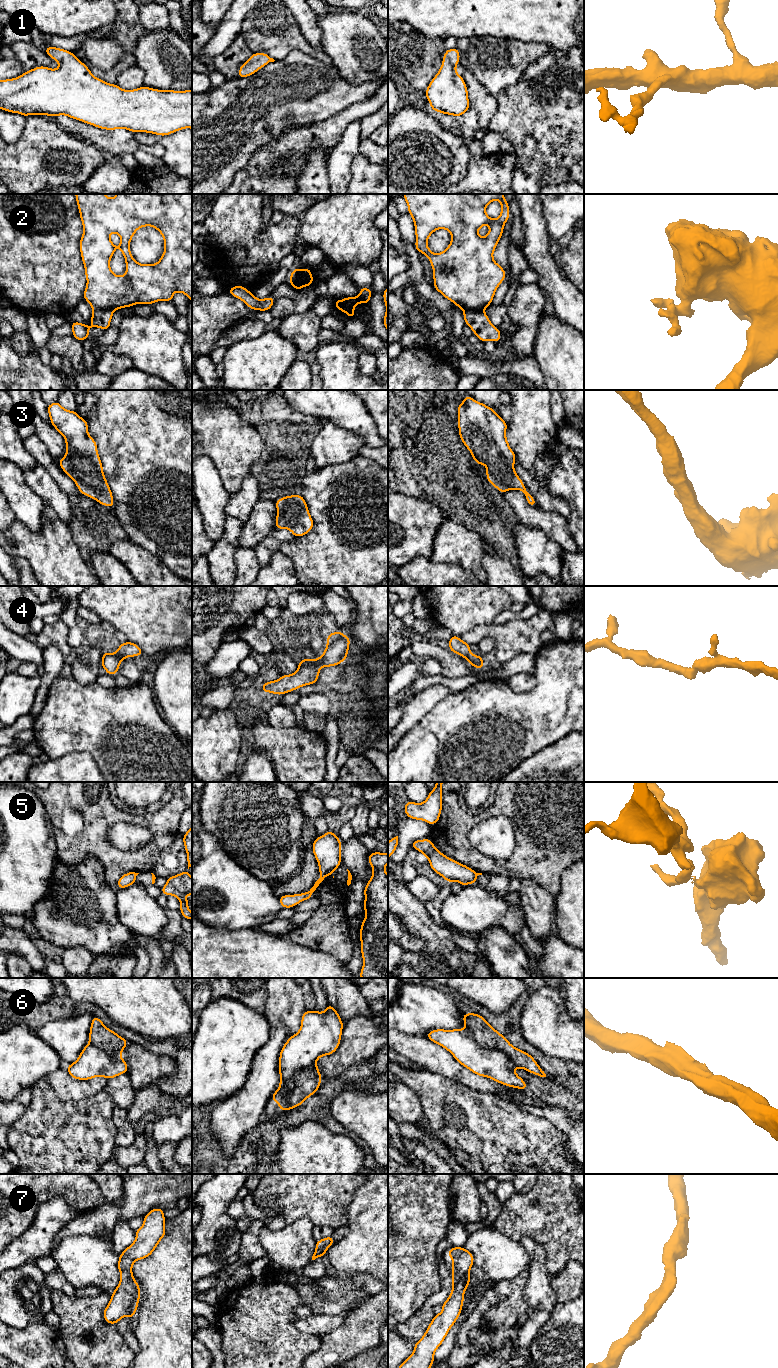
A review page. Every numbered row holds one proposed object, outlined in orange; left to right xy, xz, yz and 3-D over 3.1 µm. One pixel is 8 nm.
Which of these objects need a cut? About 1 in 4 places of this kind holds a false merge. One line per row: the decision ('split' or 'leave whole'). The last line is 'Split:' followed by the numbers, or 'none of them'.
1: leave whole
2: split
3: leave whole
4: leave whole
5: split
6: split
7: leave whole
Split: 2, 5, 6

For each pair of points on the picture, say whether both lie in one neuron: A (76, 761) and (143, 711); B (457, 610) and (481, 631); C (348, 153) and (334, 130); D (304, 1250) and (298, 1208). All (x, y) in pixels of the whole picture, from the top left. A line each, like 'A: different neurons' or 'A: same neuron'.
A: different neurons
B: different neurons
C: different neurons
D: different neurons

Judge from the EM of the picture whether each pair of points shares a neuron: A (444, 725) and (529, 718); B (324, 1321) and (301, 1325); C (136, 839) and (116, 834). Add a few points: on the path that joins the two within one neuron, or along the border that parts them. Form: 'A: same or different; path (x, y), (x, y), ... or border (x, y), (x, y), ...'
A: same; path (465, 727), (508, 727)
B: same; path (318, 1323), (307, 1324)
C: same; path (131, 837), (121, 835)

